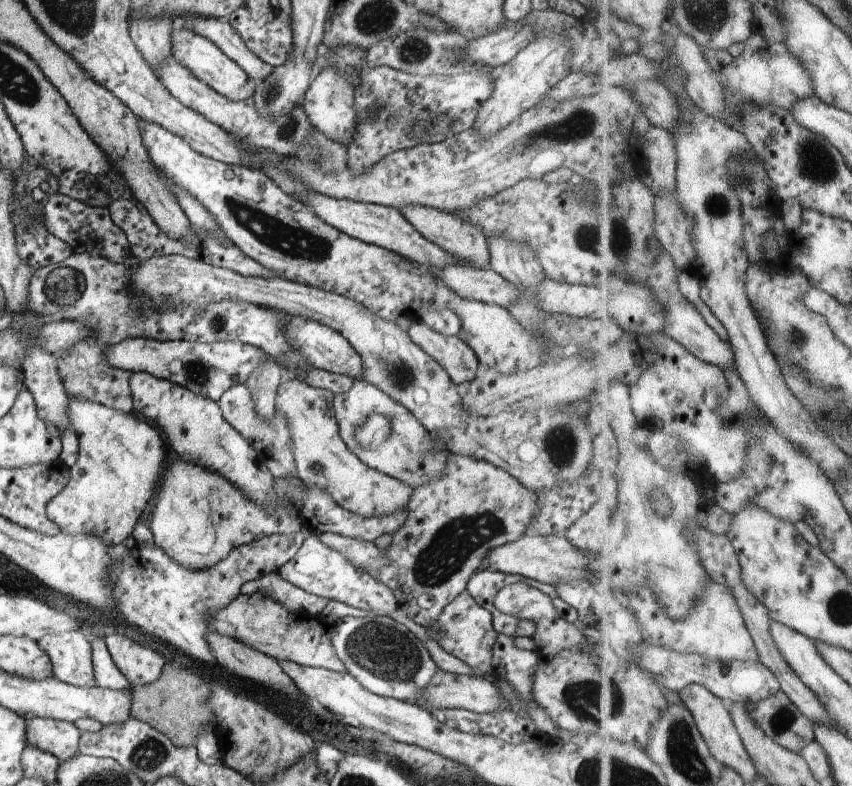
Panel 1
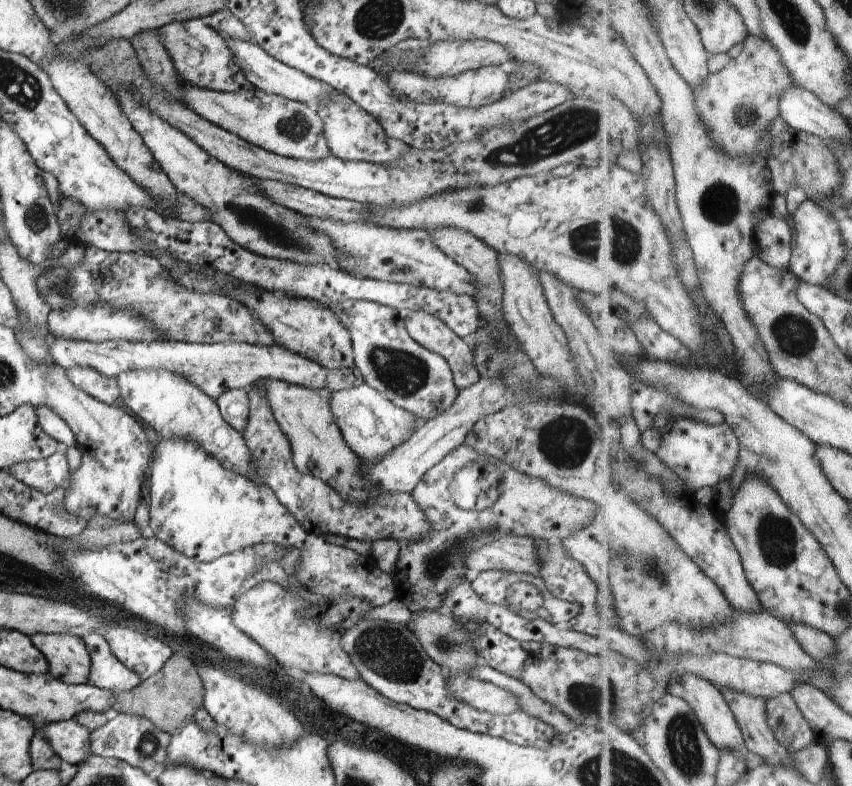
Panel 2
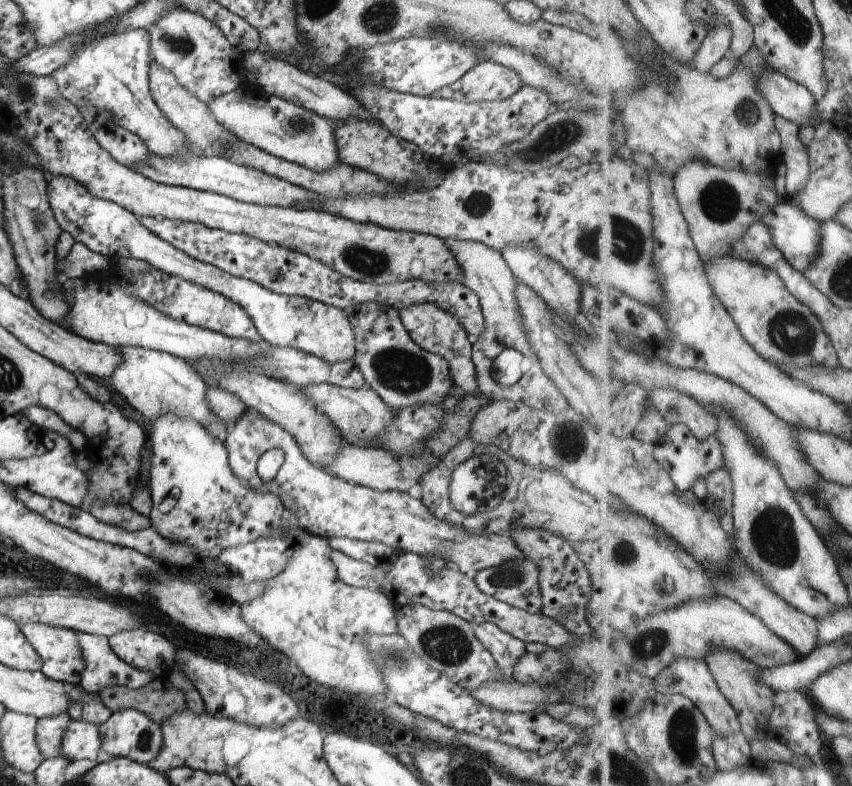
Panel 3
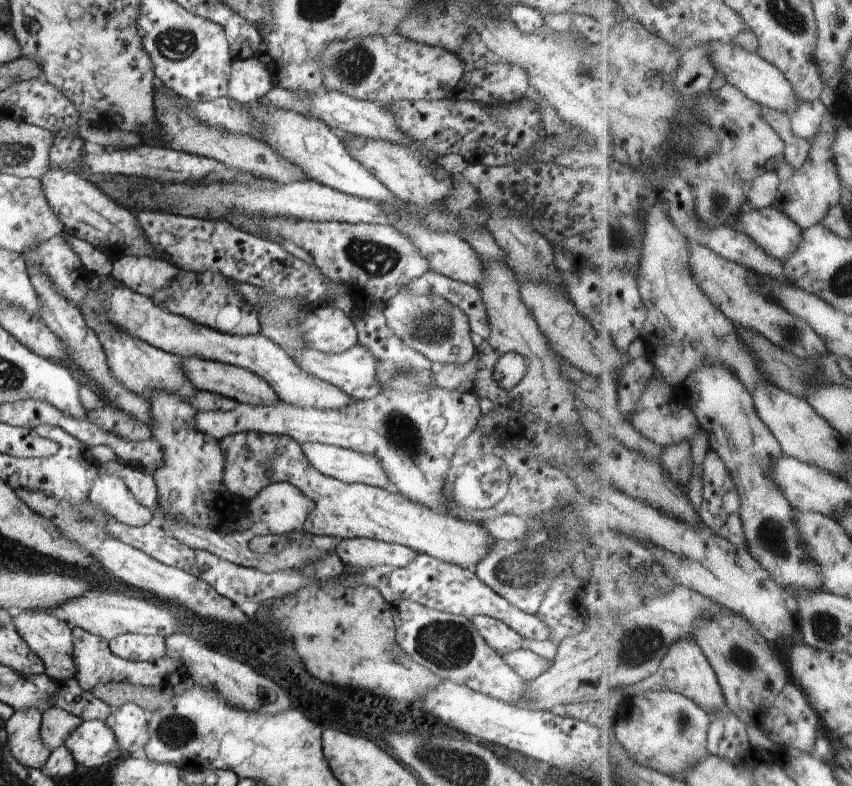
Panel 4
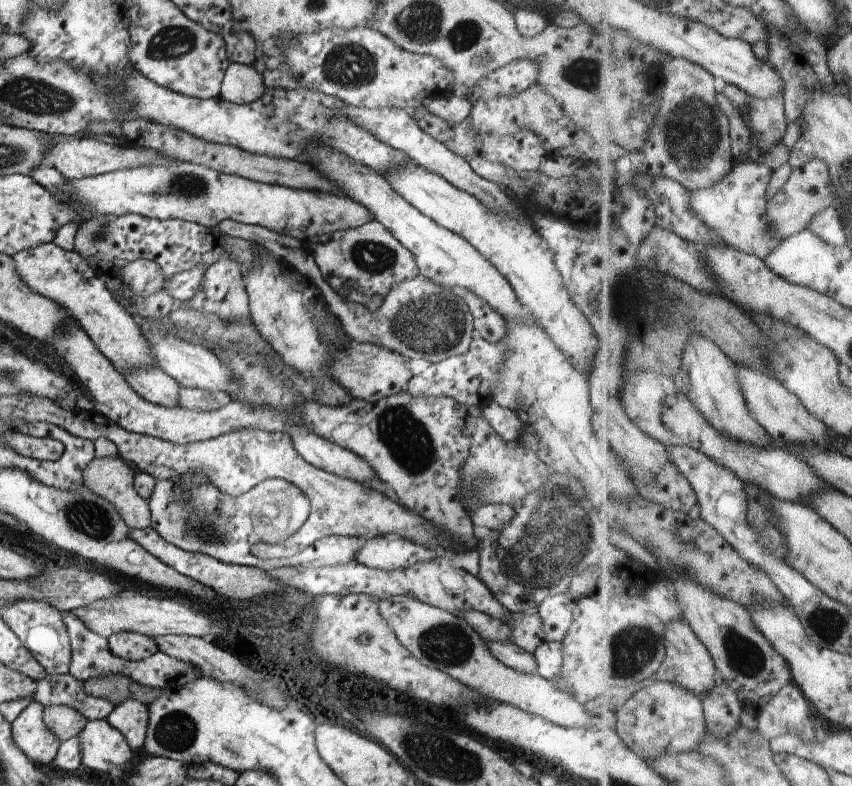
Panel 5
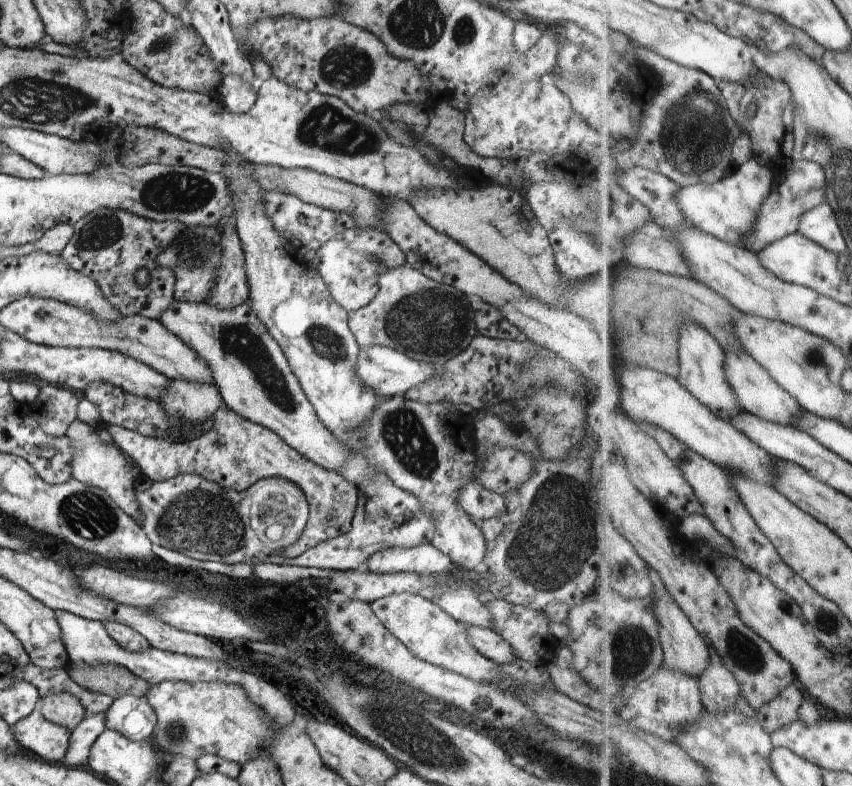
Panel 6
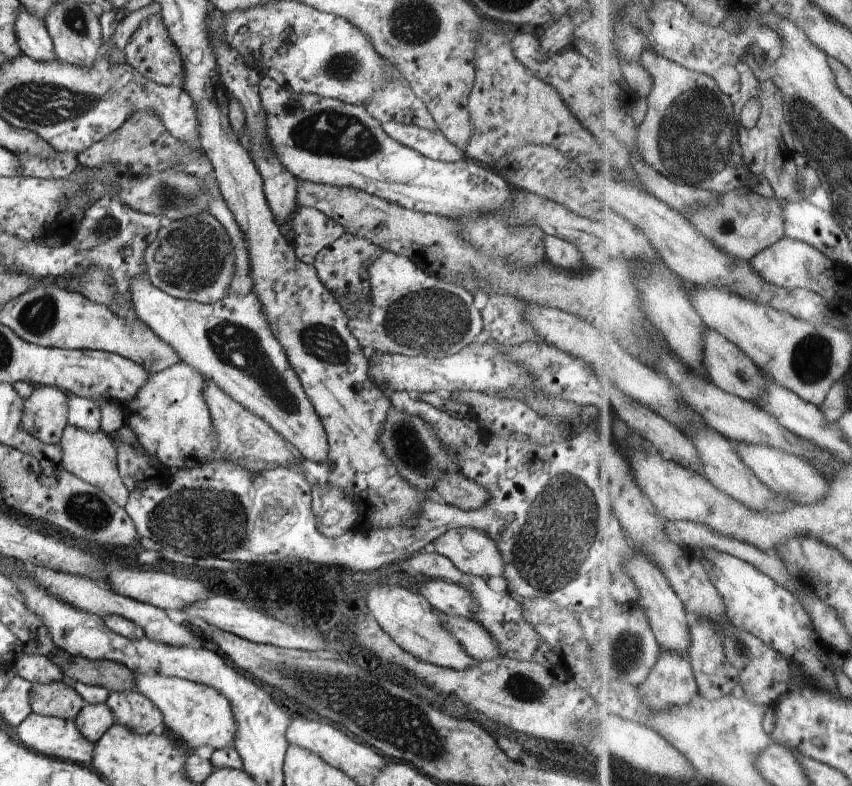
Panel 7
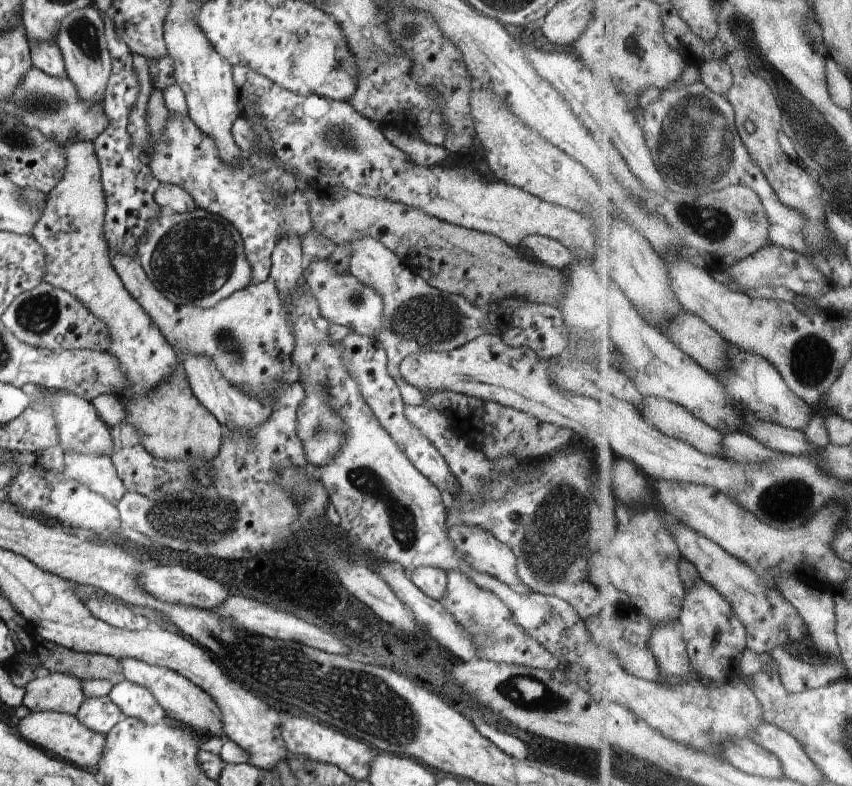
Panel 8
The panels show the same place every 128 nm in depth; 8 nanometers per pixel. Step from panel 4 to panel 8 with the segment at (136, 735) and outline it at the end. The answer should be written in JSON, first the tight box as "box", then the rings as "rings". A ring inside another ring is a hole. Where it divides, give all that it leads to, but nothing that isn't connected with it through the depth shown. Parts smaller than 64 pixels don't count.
{"box":[107,679,166,725],"rings":[[[123,679],[112,685],[107,697],[119,708],[123,718],[131,717],[148,725],[166,719],[164,710],[144,686]]]}

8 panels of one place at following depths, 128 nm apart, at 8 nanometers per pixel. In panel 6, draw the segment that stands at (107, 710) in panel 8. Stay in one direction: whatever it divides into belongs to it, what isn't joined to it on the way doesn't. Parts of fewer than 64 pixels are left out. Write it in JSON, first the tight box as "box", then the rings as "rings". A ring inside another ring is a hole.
{"box":[61,713,105,768],"rings":[[[104,713],[83,715],[83,720],[70,732],[69,744],[61,763],[71,768],[85,766],[93,740],[105,729]]]}

